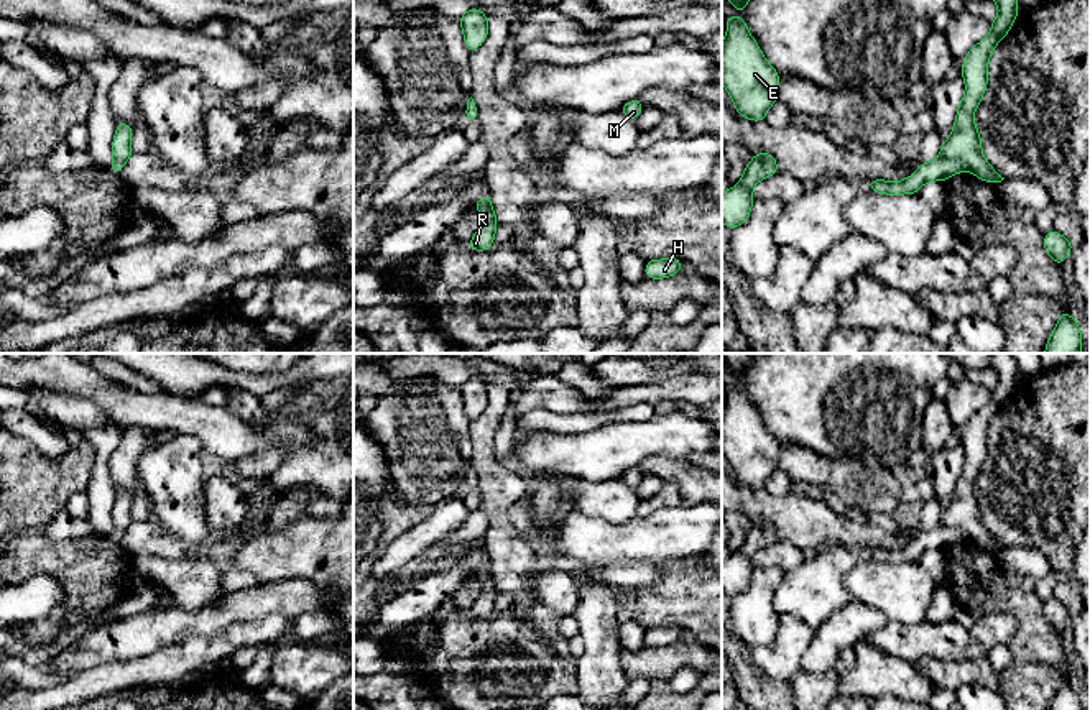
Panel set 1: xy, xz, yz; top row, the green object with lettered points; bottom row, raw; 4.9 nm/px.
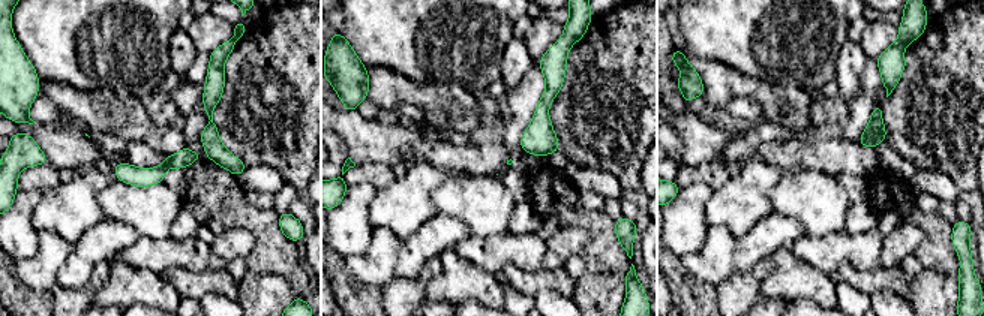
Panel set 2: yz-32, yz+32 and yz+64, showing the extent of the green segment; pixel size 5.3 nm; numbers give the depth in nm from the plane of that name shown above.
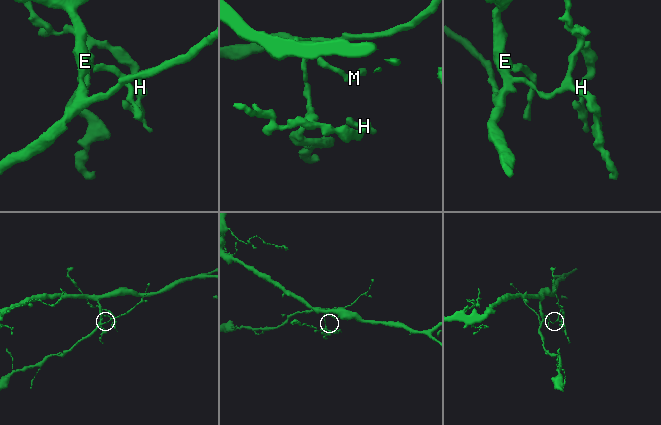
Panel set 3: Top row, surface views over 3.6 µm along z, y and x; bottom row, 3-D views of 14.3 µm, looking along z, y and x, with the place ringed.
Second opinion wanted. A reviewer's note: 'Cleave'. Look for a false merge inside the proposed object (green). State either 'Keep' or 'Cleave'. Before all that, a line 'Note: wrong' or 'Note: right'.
Note: right
Cleave

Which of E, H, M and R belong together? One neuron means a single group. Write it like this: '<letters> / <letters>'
E M / H R

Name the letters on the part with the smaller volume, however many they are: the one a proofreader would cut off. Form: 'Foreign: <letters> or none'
Foreign: H, R

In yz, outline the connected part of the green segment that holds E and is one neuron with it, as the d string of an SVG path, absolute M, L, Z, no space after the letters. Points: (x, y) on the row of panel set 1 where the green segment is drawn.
M725 15L727 35L722 41L722 84L737 113L763 122L778 102L779 74L763 56L743 18Z

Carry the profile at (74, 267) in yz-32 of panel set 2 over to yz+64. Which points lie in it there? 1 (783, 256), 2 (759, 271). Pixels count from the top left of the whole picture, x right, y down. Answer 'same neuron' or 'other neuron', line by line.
1: other neuron
2: other neuron

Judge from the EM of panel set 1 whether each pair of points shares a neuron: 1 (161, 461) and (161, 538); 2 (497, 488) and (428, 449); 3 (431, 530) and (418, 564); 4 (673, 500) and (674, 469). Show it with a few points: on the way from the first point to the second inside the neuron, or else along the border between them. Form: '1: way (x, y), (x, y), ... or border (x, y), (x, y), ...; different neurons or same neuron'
1: border (153, 515), (184, 546), (184, 553), (180, 557); different neurons
2: border (469, 424), (471, 464); different neurons
3: border (420, 554), (398, 572); different neurons
4: border (665, 482), (671, 482), (676, 487), (683, 503); different neurons

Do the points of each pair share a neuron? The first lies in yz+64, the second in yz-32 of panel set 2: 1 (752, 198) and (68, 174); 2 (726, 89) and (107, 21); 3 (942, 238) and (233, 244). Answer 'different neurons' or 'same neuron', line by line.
1: different neurons
2: different neurons
3: different neurons

